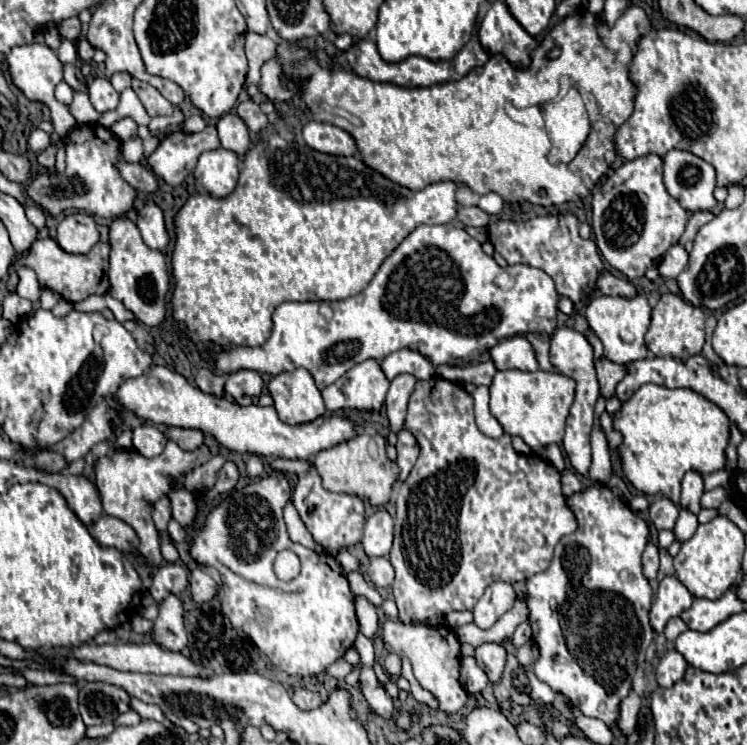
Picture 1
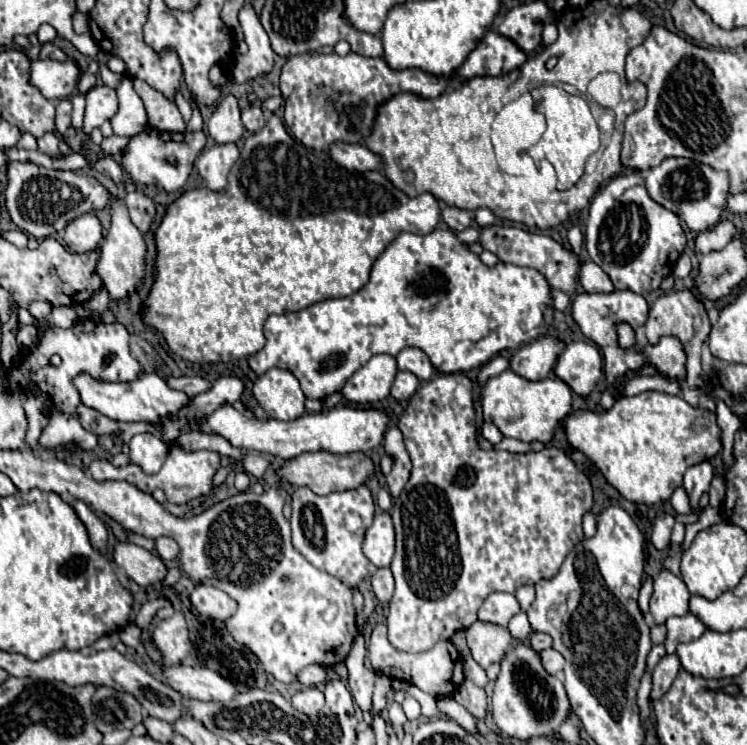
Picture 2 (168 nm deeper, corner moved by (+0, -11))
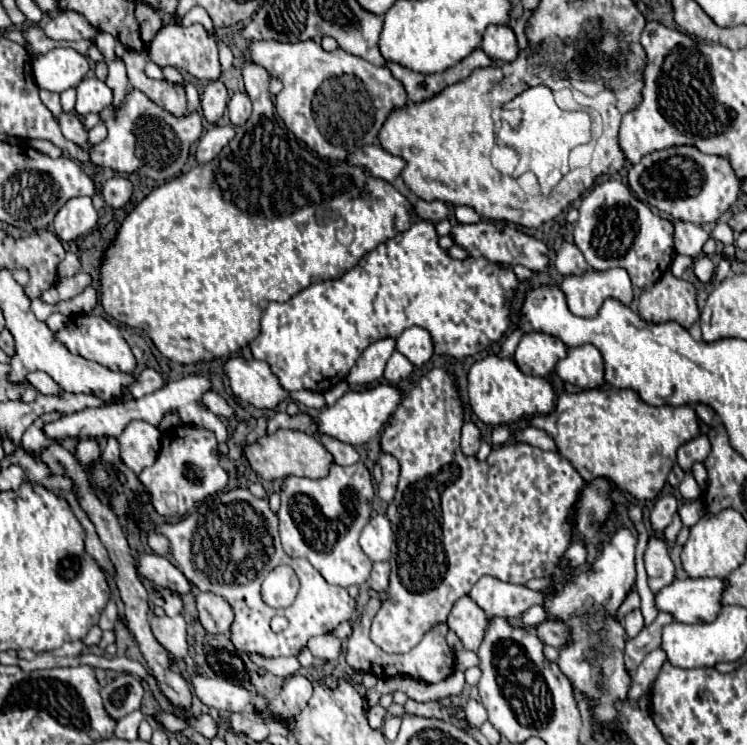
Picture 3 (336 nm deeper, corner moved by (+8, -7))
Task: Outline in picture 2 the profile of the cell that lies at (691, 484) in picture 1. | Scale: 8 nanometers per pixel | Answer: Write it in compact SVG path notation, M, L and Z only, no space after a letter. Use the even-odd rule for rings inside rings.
M710 461L698 463L698 465L690 467L690 469L684 473L684 485L682 485L682 487L686 489L686 495L688 495L688 499L690 499L690 507L692 507L692 509L698 509L700 497L702 497L702 493L708 491L712 477L714 477L714 473L712 473Z

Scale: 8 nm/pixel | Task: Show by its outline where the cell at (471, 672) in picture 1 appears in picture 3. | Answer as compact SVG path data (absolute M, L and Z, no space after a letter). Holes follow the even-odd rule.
M470 699L470 701L466 703L464 713L466 713L468 723L474 725L474 727L480 727L480 725L486 721L486 717L488 717L488 715L486 715L486 709L482 707L482 703L478 703L478 701L474 701L474 699Z

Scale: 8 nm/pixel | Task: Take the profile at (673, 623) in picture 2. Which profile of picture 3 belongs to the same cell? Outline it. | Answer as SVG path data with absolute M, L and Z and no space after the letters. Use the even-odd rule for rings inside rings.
M658 613L658 617L648 625L644 627L634 639L628 639L626 641L626 649L624 649L624 665L628 669L628 673L634 673L636 667L642 663L642 659L654 651L656 647L660 647L660 633L662 633L662 627L666 623L672 623L672 615L666 615L666 613Z

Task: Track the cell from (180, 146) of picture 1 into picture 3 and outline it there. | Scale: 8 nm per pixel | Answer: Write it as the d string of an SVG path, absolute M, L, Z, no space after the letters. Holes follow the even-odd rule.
M192 83L186 85L188 107L186 115L170 115L162 111L154 101L150 101L142 91L130 87L124 103L120 107L108 105L102 109L100 117L108 129L108 135L102 143L92 145L88 151L90 163L96 167L108 167L118 173L140 173L154 181L168 181L176 177L190 153L194 141L202 135L202 115L200 115L200 97Z

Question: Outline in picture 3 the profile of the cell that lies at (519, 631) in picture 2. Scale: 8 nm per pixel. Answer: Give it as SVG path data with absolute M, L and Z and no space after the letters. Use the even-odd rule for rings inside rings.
M534 605L530 607L524 615L522 615L522 625L524 627L536 627L542 621L546 621L546 609L542 605Z

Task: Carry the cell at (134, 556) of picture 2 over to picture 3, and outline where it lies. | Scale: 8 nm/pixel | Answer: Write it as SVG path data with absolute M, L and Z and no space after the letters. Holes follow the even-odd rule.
M144 553L140 557L138 575L178 595L190 593L190 587L192 587L192 583L182 575L180 569L176 569L166 557L156 555L156 553Z

